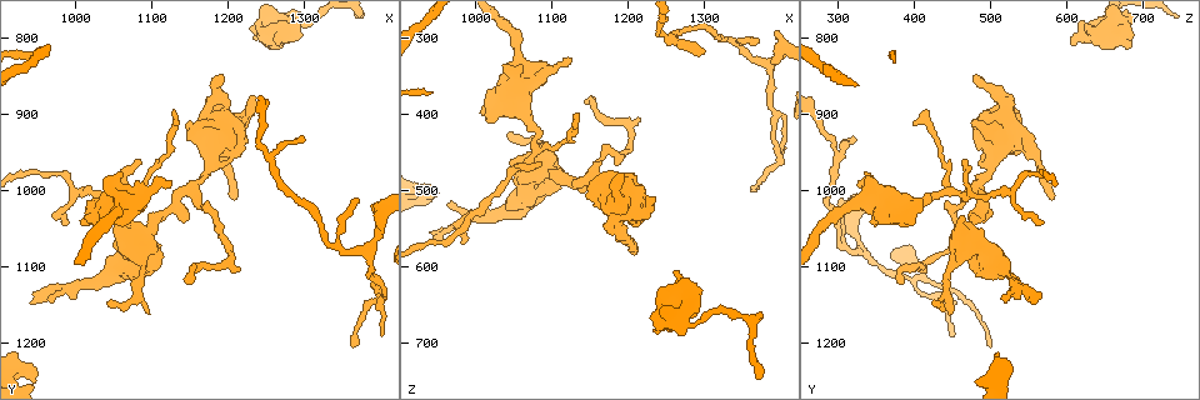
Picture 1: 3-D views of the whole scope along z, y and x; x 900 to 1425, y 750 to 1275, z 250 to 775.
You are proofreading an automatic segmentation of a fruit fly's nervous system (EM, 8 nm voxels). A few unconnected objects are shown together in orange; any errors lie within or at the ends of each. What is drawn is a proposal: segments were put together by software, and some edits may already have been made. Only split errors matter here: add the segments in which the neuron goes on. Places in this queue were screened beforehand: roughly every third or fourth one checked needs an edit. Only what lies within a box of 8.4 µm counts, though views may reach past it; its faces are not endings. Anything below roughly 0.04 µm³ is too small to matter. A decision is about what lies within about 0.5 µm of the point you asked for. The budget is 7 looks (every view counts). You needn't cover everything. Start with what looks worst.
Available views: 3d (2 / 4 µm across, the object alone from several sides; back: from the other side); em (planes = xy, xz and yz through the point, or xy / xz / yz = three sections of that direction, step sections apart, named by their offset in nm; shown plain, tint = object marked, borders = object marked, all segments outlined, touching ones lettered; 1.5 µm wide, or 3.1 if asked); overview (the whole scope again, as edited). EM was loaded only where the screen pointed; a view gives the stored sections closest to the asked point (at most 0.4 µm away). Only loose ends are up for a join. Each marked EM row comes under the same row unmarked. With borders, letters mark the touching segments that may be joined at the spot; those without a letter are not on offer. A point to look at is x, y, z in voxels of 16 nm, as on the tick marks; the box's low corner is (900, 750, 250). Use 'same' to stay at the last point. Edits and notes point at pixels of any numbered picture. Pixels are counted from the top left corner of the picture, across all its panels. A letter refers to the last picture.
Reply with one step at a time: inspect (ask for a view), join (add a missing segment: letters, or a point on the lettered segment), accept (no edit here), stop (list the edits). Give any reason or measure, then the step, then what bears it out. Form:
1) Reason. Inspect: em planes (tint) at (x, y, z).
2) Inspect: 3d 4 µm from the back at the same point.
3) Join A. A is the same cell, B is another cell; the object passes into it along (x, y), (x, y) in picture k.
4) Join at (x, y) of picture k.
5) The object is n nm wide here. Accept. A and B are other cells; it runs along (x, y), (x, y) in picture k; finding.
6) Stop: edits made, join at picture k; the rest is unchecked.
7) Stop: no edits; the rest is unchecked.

Free end. Inspect: em xz step 8 (tint) at (1205, 1010, 585).

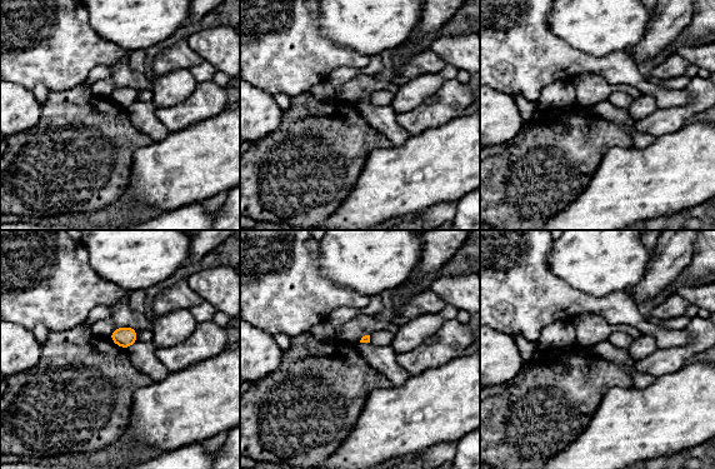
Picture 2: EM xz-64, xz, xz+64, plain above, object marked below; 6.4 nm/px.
Inspect: em planes (borders) at the same point.

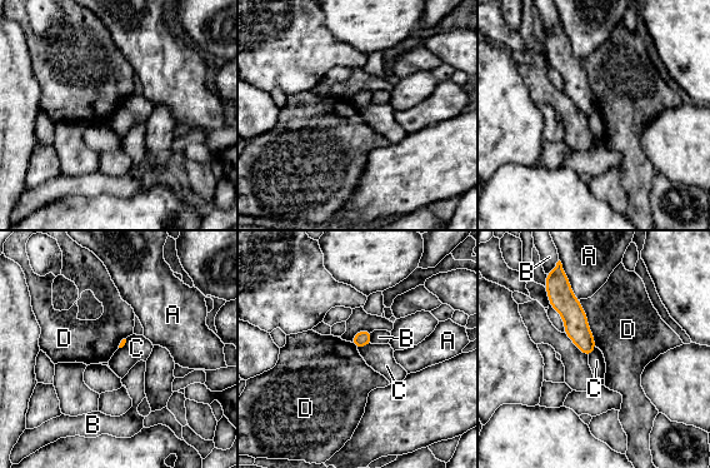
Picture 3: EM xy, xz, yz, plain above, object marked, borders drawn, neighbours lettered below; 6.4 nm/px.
Accept. A, B, C and D are other cells; none of them fits.

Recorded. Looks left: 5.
An open end. Inspect: 3d 2 µm at (1195, 850, 475).

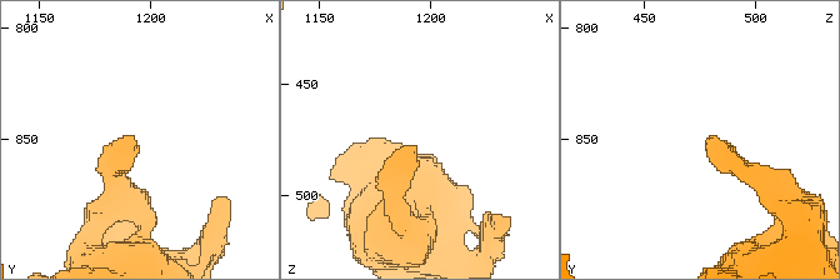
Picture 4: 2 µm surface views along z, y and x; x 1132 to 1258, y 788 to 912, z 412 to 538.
Shape alone is not enough. Inspect: em planes (borders) at (1193, 849, 476).

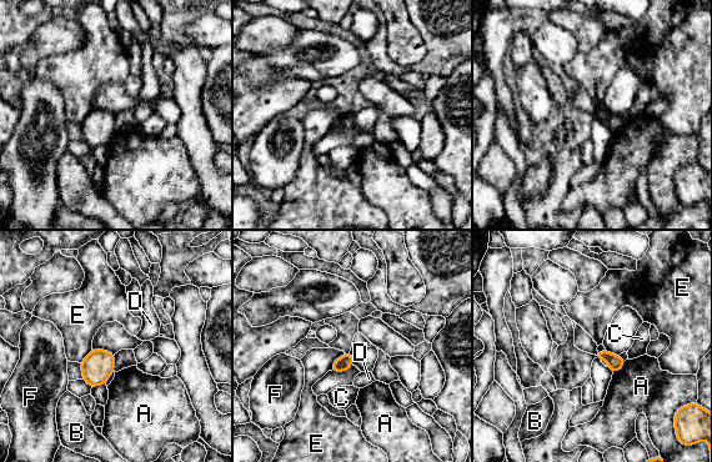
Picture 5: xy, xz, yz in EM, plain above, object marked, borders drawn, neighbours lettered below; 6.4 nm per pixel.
The object is 100 nm wide here. Accept. A, B, C, D, E and F are other cells; no lettered segment goes on from it.

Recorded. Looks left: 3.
Tapers out. Inspect: 3d 2 µm at (1370, 1015, 305).

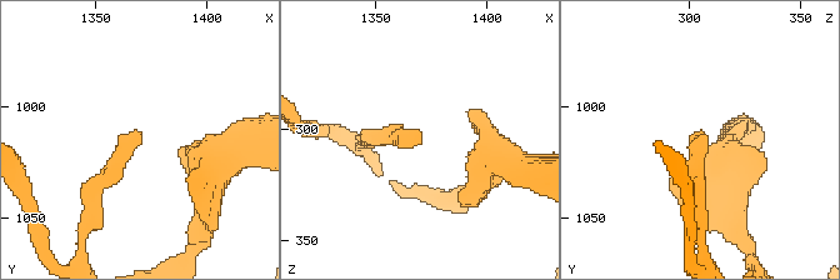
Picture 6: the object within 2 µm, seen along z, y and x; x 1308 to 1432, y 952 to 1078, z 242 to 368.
Need the tissue. Inspect: em xz step 8 (borders) at (1368, 1013, 305).

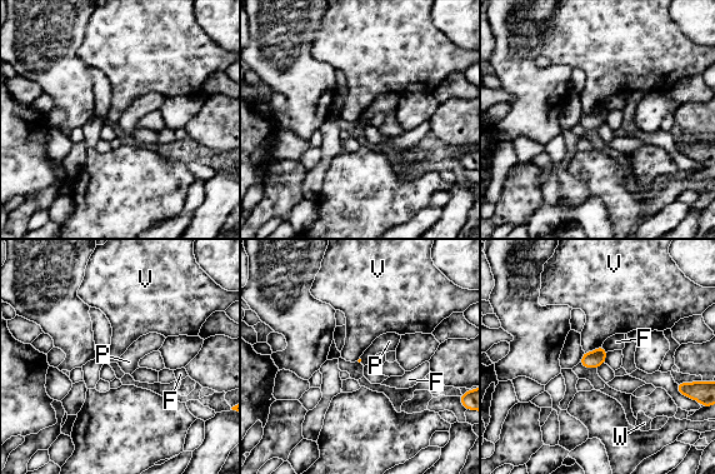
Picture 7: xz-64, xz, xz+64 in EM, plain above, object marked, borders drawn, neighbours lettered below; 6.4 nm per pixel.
Inspect: em planes (borders) at the same point.

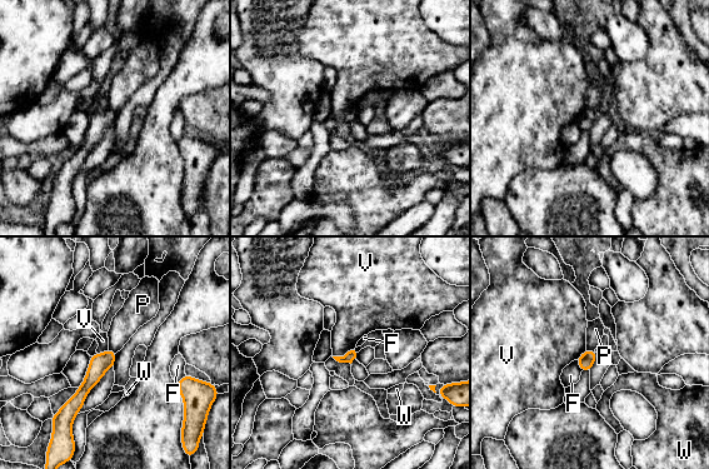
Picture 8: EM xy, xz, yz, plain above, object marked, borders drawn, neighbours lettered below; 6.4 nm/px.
The object is 70 nm wide here; the longest contact is with V, 170 nm. Accept. F, P, V and W are other cells; none of them fits.

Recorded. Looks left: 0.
Stop: no edits; the rest is unchecked.

